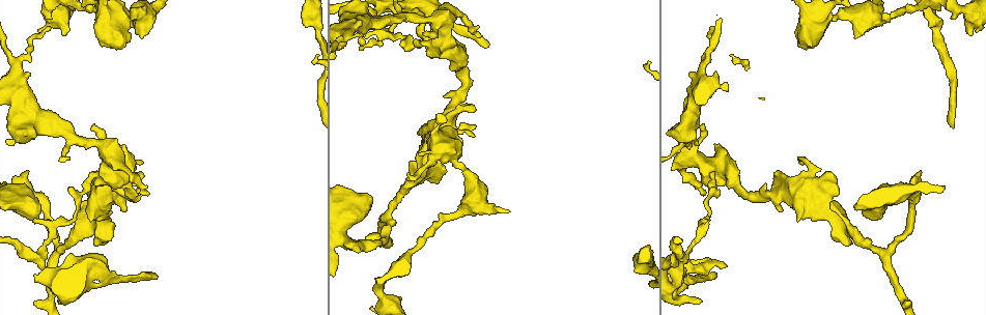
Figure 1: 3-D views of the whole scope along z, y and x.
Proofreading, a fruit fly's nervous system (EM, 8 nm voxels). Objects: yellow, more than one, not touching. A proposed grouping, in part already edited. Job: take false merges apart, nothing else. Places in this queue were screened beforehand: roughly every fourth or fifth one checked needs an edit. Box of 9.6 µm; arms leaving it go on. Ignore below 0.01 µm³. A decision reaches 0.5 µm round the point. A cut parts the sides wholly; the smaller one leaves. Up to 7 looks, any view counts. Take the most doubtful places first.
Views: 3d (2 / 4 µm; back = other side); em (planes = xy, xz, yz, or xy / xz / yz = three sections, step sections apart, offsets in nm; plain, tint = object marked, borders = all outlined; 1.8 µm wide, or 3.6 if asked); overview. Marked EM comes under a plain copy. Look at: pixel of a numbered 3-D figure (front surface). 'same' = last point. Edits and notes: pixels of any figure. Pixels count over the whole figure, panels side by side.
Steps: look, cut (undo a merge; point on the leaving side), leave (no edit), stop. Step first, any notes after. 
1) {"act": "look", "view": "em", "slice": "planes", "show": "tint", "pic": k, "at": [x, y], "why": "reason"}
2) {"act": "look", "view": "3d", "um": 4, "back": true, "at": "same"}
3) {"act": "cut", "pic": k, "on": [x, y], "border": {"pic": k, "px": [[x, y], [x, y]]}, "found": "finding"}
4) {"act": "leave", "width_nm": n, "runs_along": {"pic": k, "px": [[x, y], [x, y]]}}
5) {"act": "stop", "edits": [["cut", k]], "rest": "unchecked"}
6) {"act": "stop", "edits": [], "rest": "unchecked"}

{"act": "look", "view": "3d", "um": 4, "pic": 1, "at": [371, 20], "why": "four or more arms meet"}

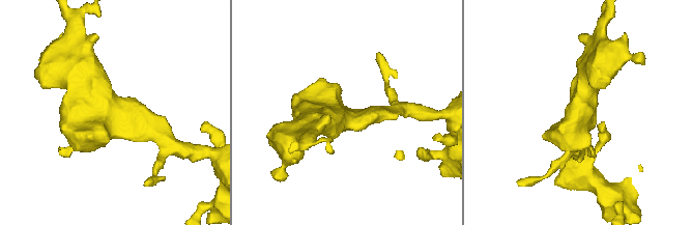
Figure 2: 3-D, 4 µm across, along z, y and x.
{"act": "look", "view": "em", "slice": "xz", "step": 4, "show": "tint", "pic": 2, "at": [343, 120], "why": "shape alone is not enough"}

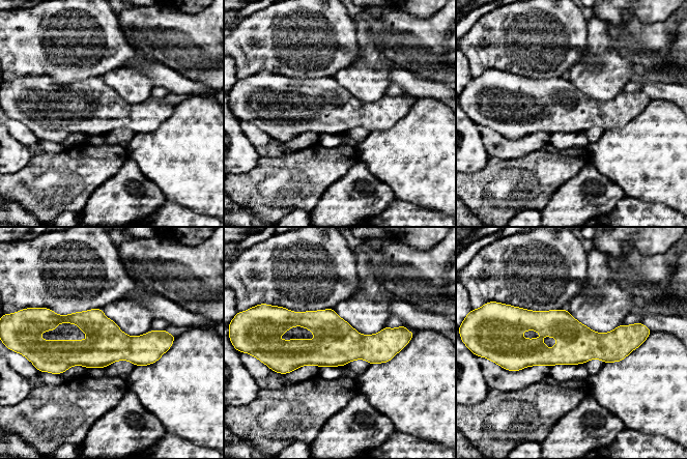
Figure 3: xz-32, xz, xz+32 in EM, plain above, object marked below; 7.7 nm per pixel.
{"act": "leave", "runs_along": {"pic": 3, "px": [[170, 339], [148, 348], [46, 347]]}, "found": "all the same cell"}

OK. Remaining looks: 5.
{"act": "look", "view": "em", "slice": "planes", "show": "tint", "pic": 1, "at": [809, 164]}

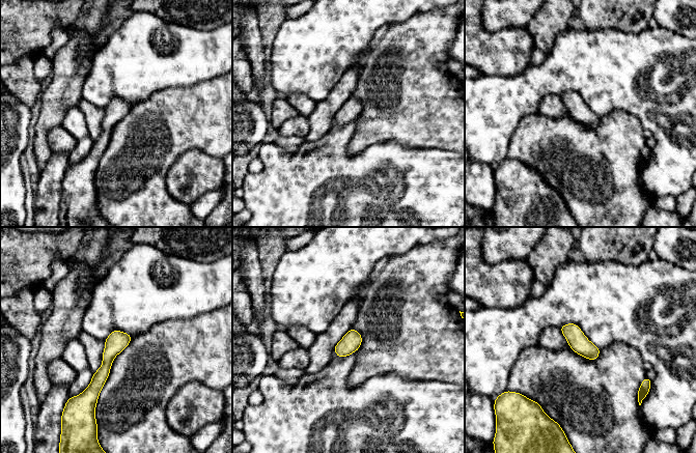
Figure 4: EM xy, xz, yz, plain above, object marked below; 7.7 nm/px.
{"act": "leave", "found": "continuous, no second cell"}

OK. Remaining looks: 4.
{"act": "look", "view": "em", "slice": "planes", "show": "tint", "pic": 1, "at": [76, 207], "why": "abrupt turn"}

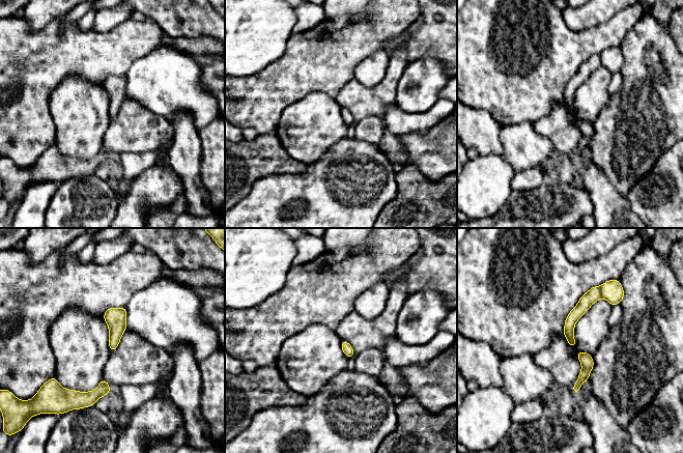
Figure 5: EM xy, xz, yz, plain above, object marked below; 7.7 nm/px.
{"act": "cut", "pic": 5, "on": [593, 294], "part_leaving": {"pic": 5, "px": [[597, 288], [570, 321], [572, 343]]}, "found": "a second cell is stuck on"}

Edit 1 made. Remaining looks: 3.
{"act": "stop", "edits": [["cut", 5]], "rest": "unchecked"}

